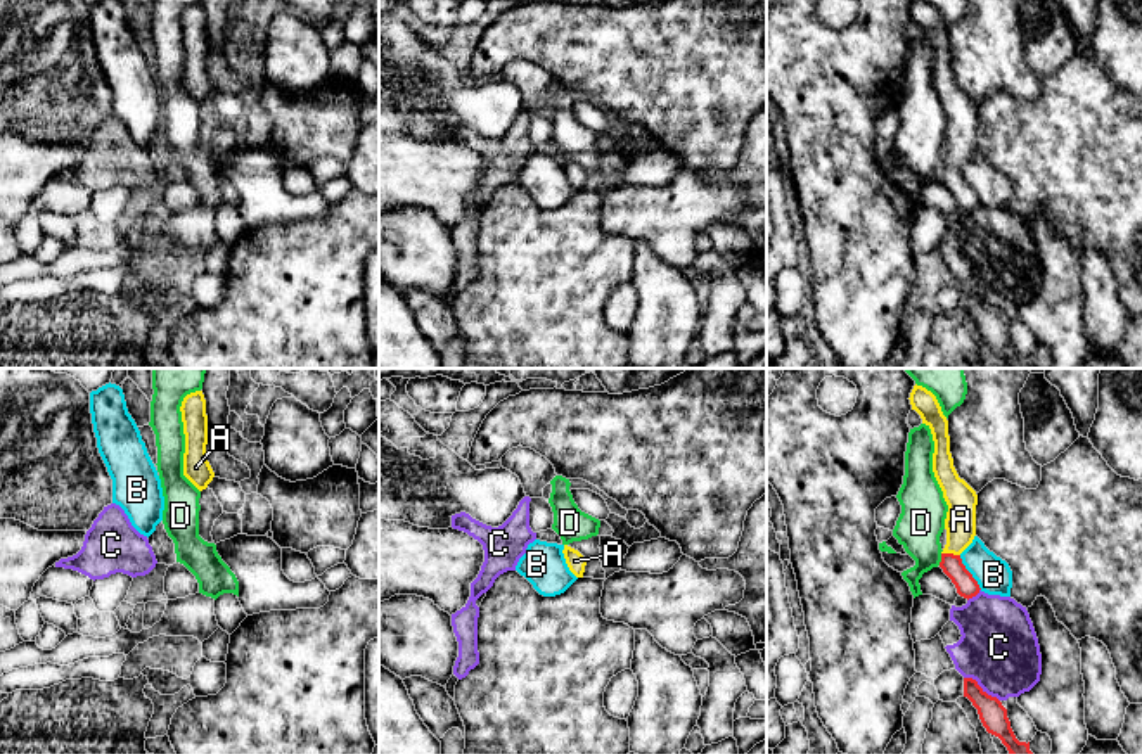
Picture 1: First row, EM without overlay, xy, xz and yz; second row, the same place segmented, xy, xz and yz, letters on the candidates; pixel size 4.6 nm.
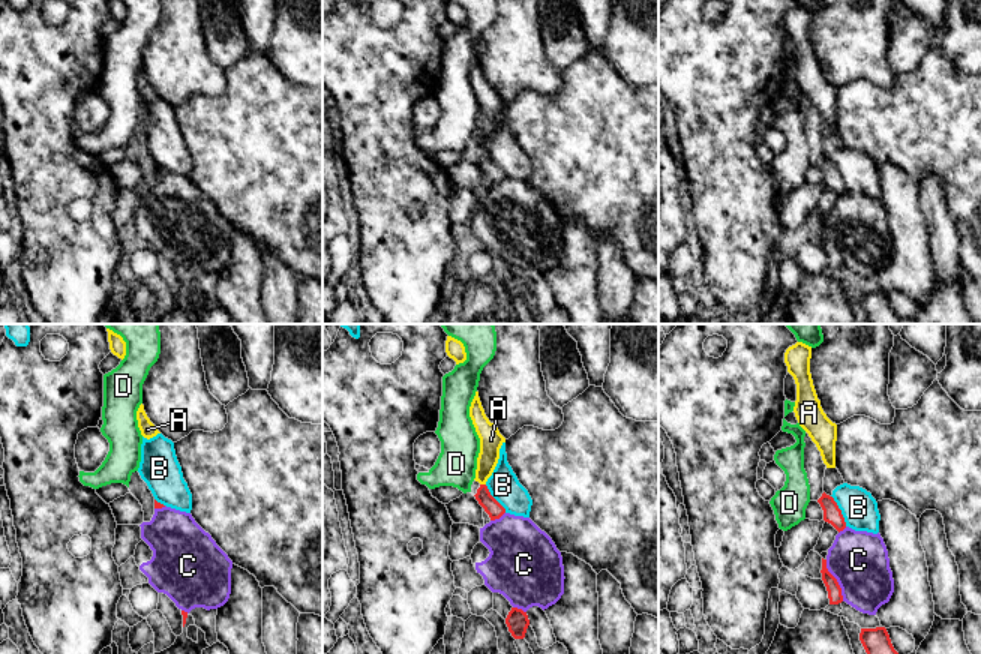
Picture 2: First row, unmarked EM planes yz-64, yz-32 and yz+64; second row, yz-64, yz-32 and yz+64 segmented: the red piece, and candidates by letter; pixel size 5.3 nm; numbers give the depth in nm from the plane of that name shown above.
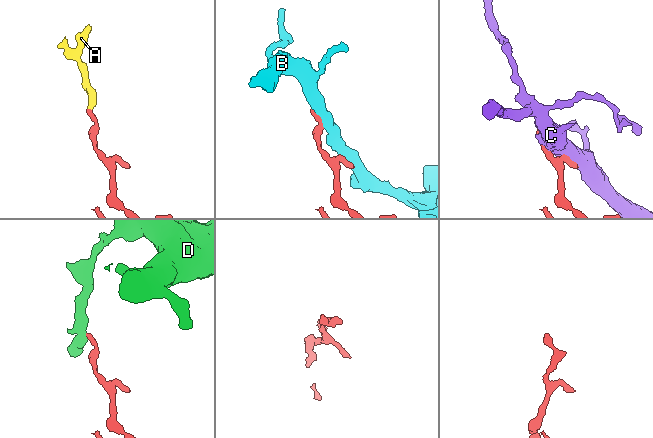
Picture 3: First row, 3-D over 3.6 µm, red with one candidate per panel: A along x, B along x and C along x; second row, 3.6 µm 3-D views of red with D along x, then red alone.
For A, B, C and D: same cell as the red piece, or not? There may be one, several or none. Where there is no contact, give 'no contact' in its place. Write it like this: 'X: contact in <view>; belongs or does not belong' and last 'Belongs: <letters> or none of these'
A: contact in yz; belongs
B: contact in yz; does not belong
C: contact in yz; does not belong
D: contact in yz; does not belong
Belongs: A

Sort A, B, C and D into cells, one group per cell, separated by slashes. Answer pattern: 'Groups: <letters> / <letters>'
Groups: A / B / C / D

